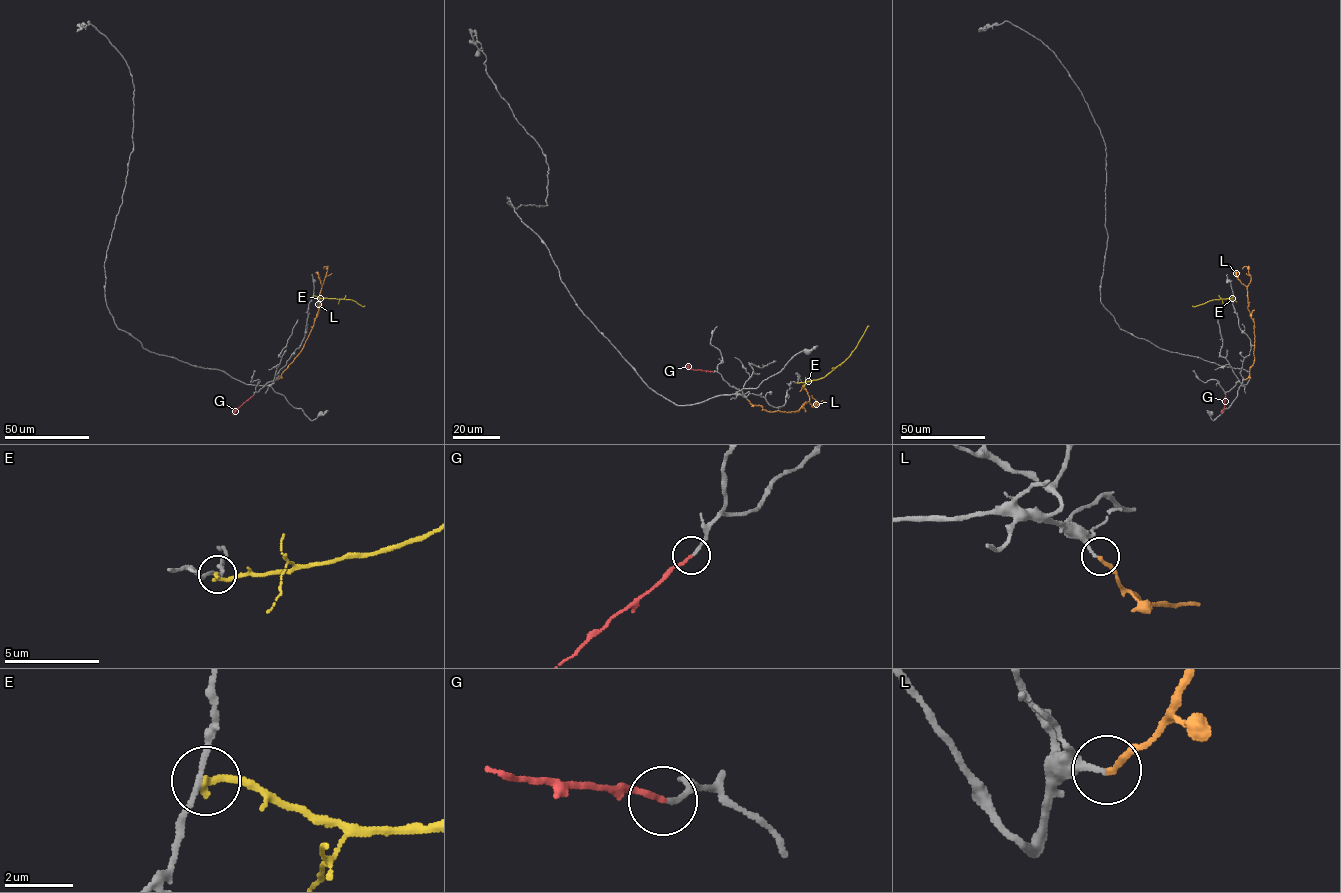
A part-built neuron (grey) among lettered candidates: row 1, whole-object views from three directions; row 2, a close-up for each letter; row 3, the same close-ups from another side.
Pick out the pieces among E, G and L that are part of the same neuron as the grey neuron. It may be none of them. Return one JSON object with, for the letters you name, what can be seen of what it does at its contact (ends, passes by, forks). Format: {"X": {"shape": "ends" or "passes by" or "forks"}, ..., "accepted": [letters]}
{"G": {"shape": "ends"}, "L": {"shape": "ends"}, "accepted": ["G", "L"]}

